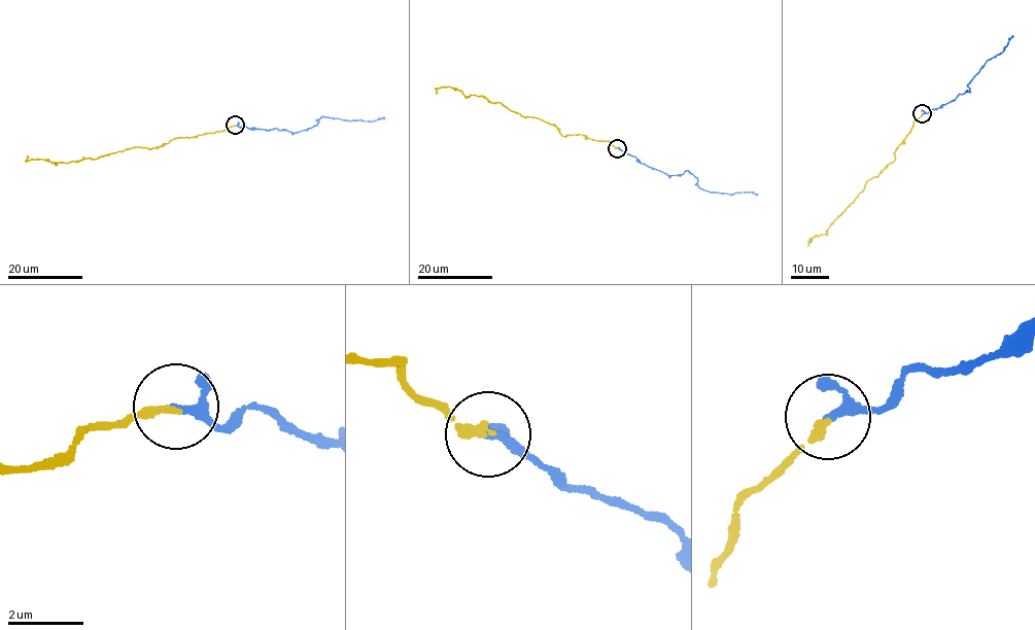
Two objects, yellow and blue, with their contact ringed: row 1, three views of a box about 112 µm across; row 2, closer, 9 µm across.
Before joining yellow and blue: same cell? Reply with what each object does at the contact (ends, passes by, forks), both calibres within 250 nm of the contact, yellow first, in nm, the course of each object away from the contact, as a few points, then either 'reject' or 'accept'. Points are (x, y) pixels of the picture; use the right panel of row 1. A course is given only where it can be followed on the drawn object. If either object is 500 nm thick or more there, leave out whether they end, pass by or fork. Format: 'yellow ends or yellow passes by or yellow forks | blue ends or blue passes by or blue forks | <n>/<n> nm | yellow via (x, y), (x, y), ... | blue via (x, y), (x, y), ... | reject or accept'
yellow ends | blue passes by | 220/160 nm | yellow via (922, 113), (896, 147), (893, 161), (864, 185), (825, 234), (809, 238), (808, 243), (813, 238) | blue via (923, 113), (970, 90), (967, 85), (976, 73), (989, 60), (1003, 51), (1013, 35) | accept

